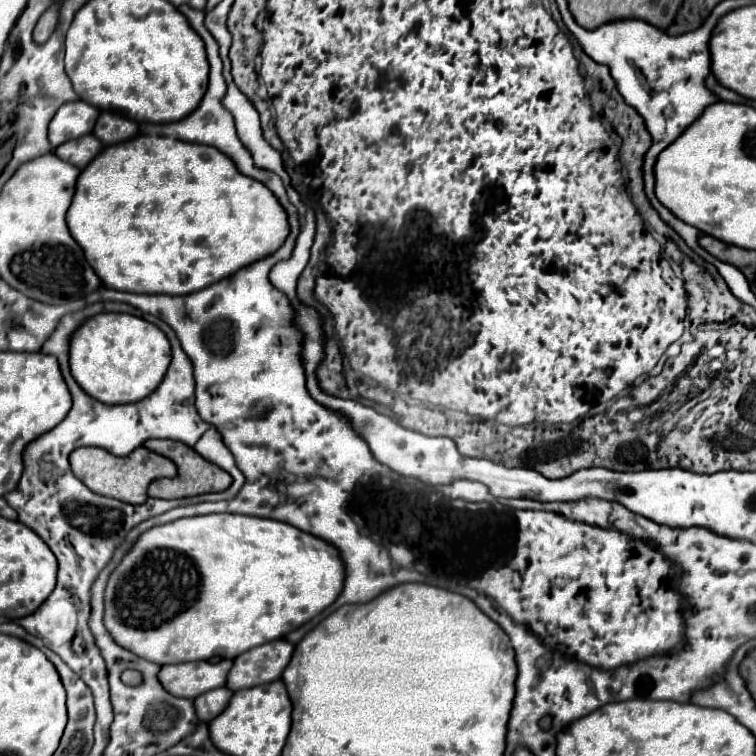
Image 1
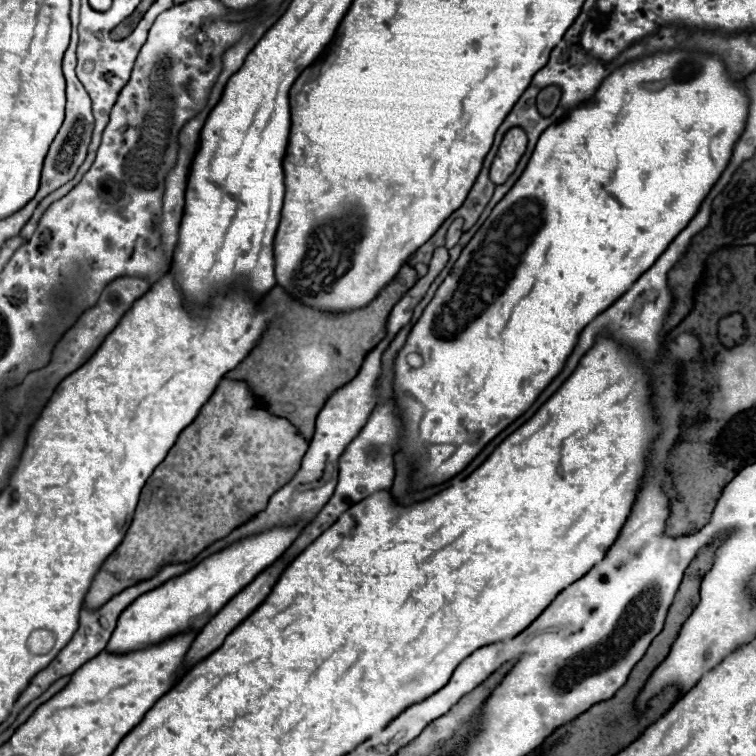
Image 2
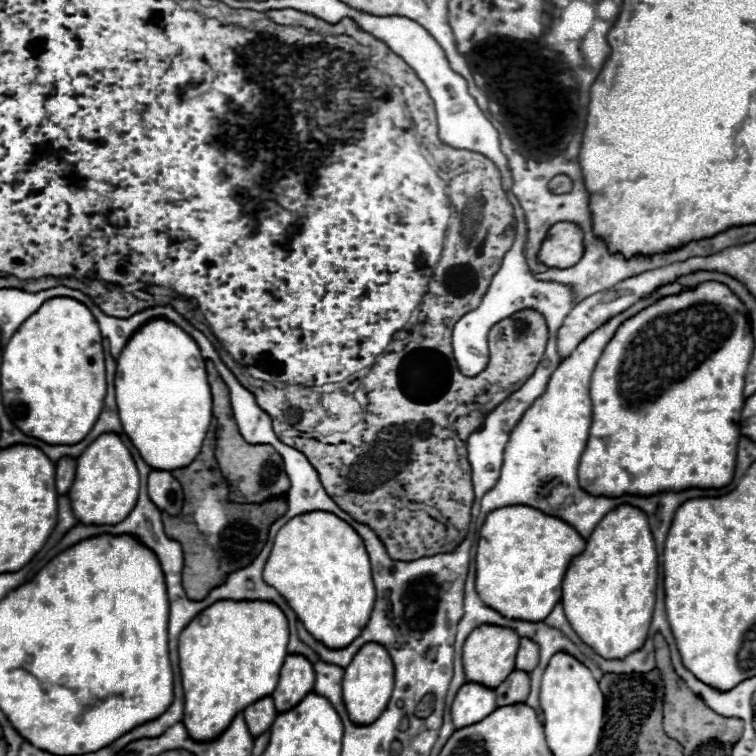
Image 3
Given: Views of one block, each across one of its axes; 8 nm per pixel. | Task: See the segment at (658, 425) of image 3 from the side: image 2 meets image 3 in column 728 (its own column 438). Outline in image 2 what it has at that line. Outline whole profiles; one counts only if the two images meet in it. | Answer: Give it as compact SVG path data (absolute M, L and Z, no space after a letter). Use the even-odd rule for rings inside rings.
M688 50L654 52L616 68L602 80L588 104L570 110L562 120L556 120L542 132L526 170L508 190L508 194L496 204L490 218L482 224L470 244L462 250L450 276L442 282L436 296L426 306L420 320L414 324L406 346L396 358L392 388L396 394L396 404L402 408L402 426L406 428L402 452L414 454L418 460L418 472L414 474L416 488L446 482L462 472L492 438L496 438L506 426L510 426L534 404L534 400L542 394L550 380L558 376L558 370L564 366L570 352L574 350L582 328L586 328L586 324L590 324L590 320L594 320L594 316L598 316L602 308L608 308L618 296L622 296L622 292L626 292L626 288L630 288L630 284L634 284L634 280L638 280L638 276L642 276L642 272L646 272L646 268L650 268L650 264L658 260L658 256L666 250L666 244L670 244L670 240L674 240L674 236L678 236L678 232L686 228L690 216L698 212L702 200L708 196L718 176L722 176L734 144L738 142L738 136L742 136L748 104L750 98L746 90L746 78L734 78L728 72L724 60L716 54L708 56L706 52Z

